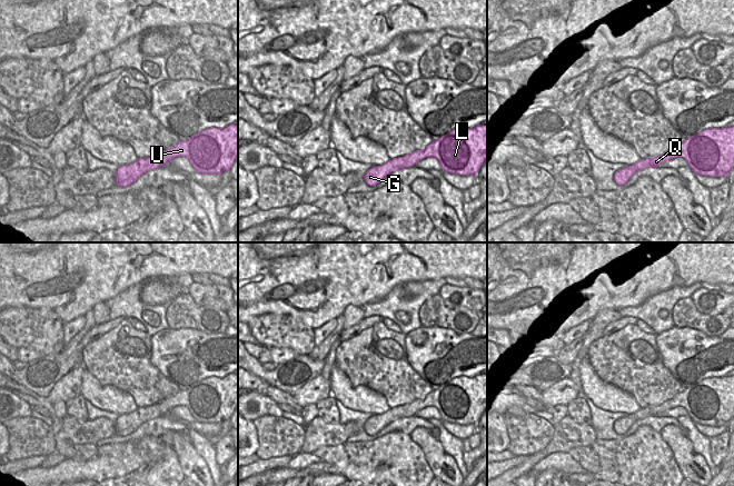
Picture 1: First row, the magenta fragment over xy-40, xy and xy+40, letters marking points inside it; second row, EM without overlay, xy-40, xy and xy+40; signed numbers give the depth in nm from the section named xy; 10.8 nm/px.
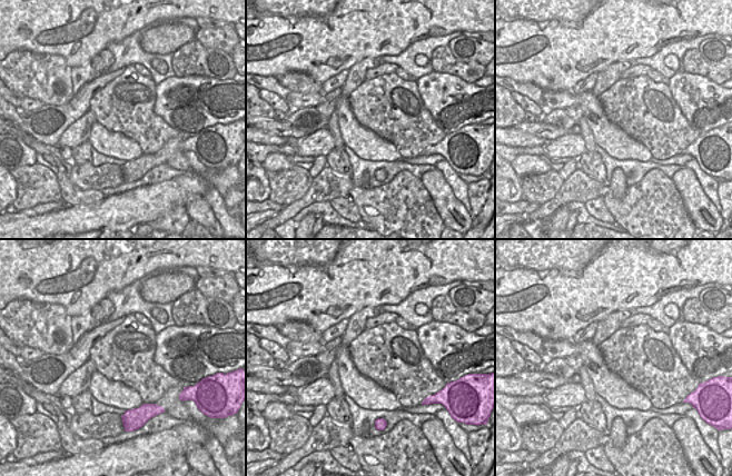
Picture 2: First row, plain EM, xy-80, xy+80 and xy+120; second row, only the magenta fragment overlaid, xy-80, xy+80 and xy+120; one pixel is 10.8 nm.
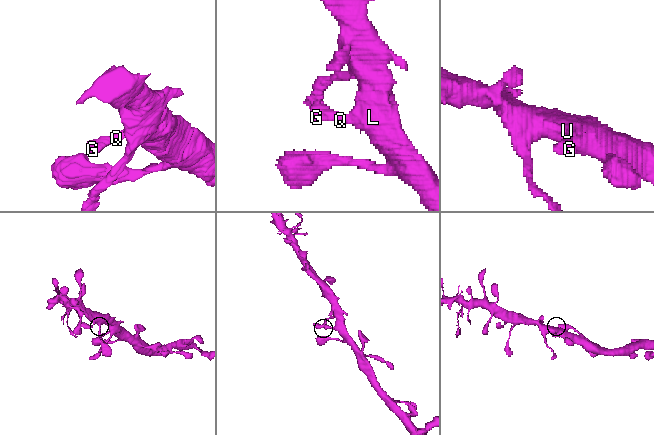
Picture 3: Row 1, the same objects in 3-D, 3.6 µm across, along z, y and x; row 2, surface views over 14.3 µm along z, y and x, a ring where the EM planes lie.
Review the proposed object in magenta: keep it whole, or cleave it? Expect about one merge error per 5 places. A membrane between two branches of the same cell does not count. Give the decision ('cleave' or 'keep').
keep

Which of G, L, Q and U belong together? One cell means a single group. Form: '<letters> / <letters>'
G L Q U

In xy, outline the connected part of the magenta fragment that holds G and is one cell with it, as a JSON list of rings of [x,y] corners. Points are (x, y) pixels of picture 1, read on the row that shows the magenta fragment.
[[[487,126],[456,128],[420,150],[373,166],[364,180],[367,186],[376,186],[391,172],[414,167],[425,158],[435,158],[444,172],[477,176],[487,160]]]

